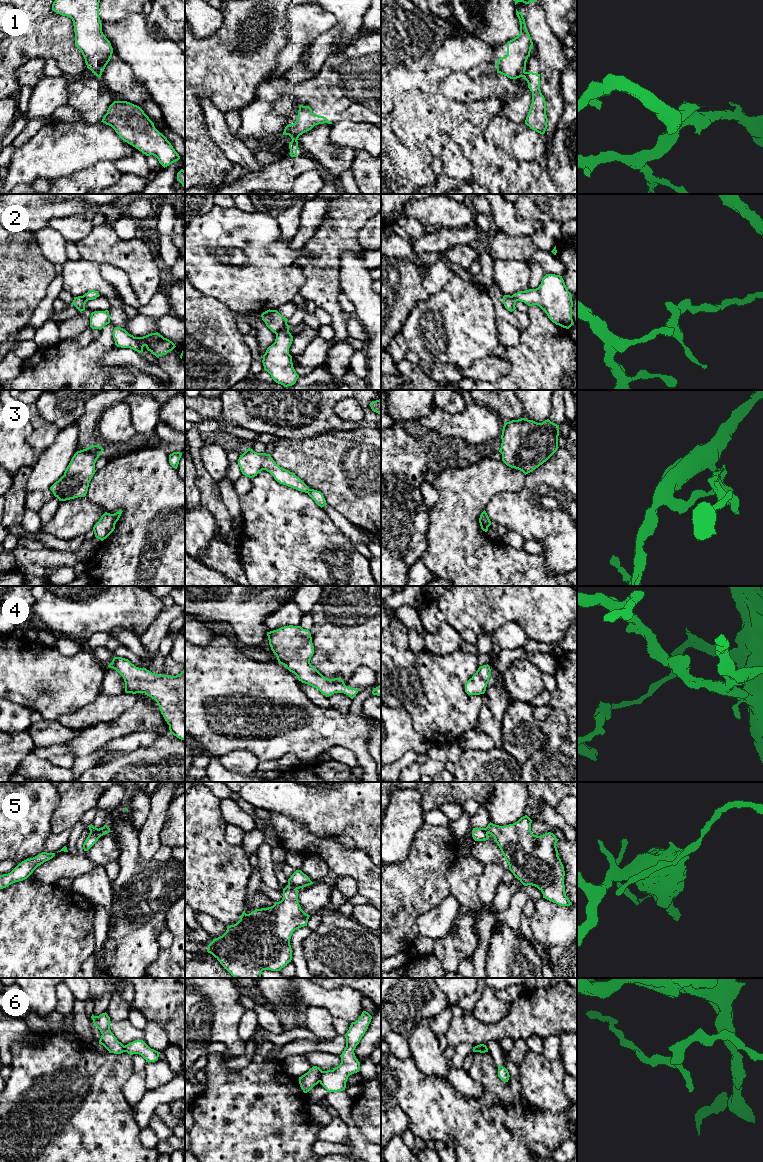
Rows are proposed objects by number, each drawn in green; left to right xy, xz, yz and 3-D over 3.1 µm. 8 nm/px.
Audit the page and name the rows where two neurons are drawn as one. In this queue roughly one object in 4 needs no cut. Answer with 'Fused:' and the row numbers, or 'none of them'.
Fused: 2, 3, 5, 6

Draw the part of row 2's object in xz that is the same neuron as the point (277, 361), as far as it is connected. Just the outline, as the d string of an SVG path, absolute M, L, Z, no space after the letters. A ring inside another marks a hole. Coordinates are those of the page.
M286 325L276 334L275 342L269 346L263 355L264 370L272 379L284 387L292 386L296 383L299 375L296 373L289 348L293 341L293 336L289 332L289 325Z

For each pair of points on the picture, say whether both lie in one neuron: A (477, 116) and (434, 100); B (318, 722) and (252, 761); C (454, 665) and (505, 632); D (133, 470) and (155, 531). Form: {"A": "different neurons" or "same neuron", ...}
{"A": "same neuron", "B": "different neurons", "C": "different neurons", "D": "same neuron"}

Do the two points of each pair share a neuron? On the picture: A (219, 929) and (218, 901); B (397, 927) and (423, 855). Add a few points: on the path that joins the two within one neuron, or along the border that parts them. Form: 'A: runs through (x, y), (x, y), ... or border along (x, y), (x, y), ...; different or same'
A: border along (197, 912), (208, 914), (222, 921), (227, 926); different
B: runs through (397, 909), (397, 901), (423, 873); same

